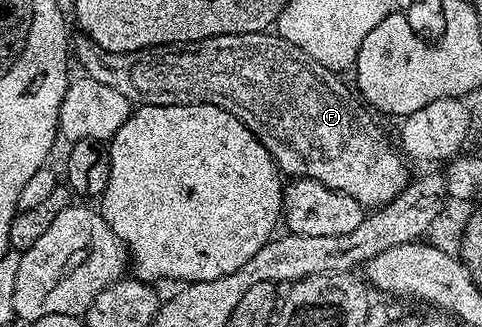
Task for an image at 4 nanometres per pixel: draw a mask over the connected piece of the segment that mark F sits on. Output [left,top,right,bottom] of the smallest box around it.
[71,32,411,208]

